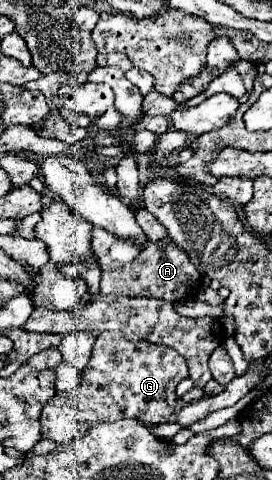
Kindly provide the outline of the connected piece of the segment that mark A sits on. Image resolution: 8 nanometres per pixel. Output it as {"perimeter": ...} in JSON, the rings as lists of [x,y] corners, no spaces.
{"perimeter":[[[93,227],[91,249],[103,271],[103,277],[101,277],[103,295],[155,297],[155,299],[175,303],[185,297],[197,295],[197,291],[203,285],[203,277],[197,271],[197,267],[191,263],[187,253],[181,251],[171,239],[169,243],[145,241],[145,249],[143,249],[143,247],[137,247],[133,241],[115,239],[115,235],[101,231],[101,227]]]}

